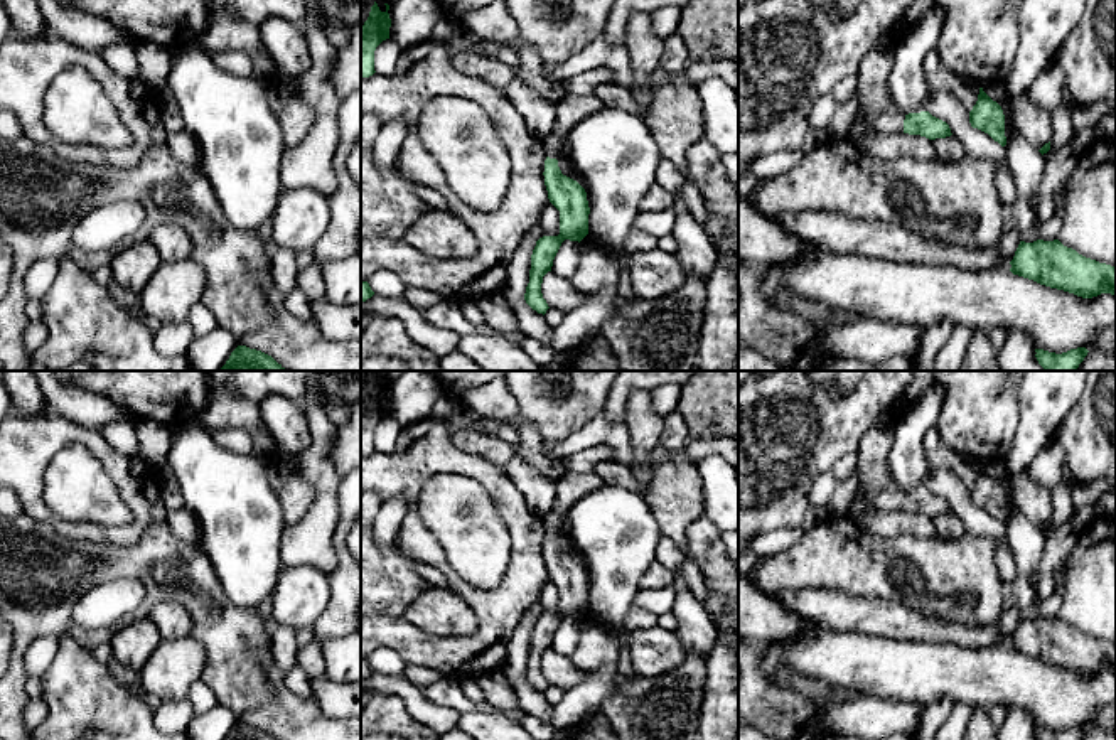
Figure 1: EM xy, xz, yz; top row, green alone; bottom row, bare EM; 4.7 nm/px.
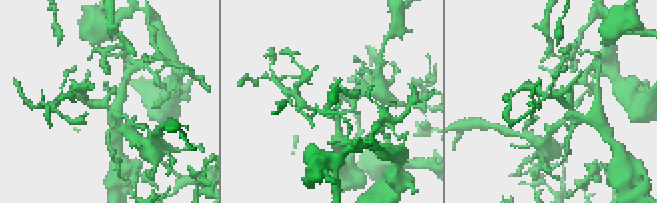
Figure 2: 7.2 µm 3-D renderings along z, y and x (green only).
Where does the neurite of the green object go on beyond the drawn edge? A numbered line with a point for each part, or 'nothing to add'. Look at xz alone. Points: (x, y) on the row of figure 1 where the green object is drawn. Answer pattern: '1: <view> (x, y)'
1: xz (570, 110)

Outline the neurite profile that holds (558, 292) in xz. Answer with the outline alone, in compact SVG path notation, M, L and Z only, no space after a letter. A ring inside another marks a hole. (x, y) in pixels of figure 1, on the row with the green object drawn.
M553 271L543 276L541 293L550 308L565 312L575 308L583 300L583 295L571 287L570 280L560 278Z

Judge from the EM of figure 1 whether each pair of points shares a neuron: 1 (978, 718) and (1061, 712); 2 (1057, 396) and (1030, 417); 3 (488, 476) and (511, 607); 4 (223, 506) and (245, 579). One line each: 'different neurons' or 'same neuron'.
1: different neurons
2: same neuron
3: same neuron
4: same neuron

